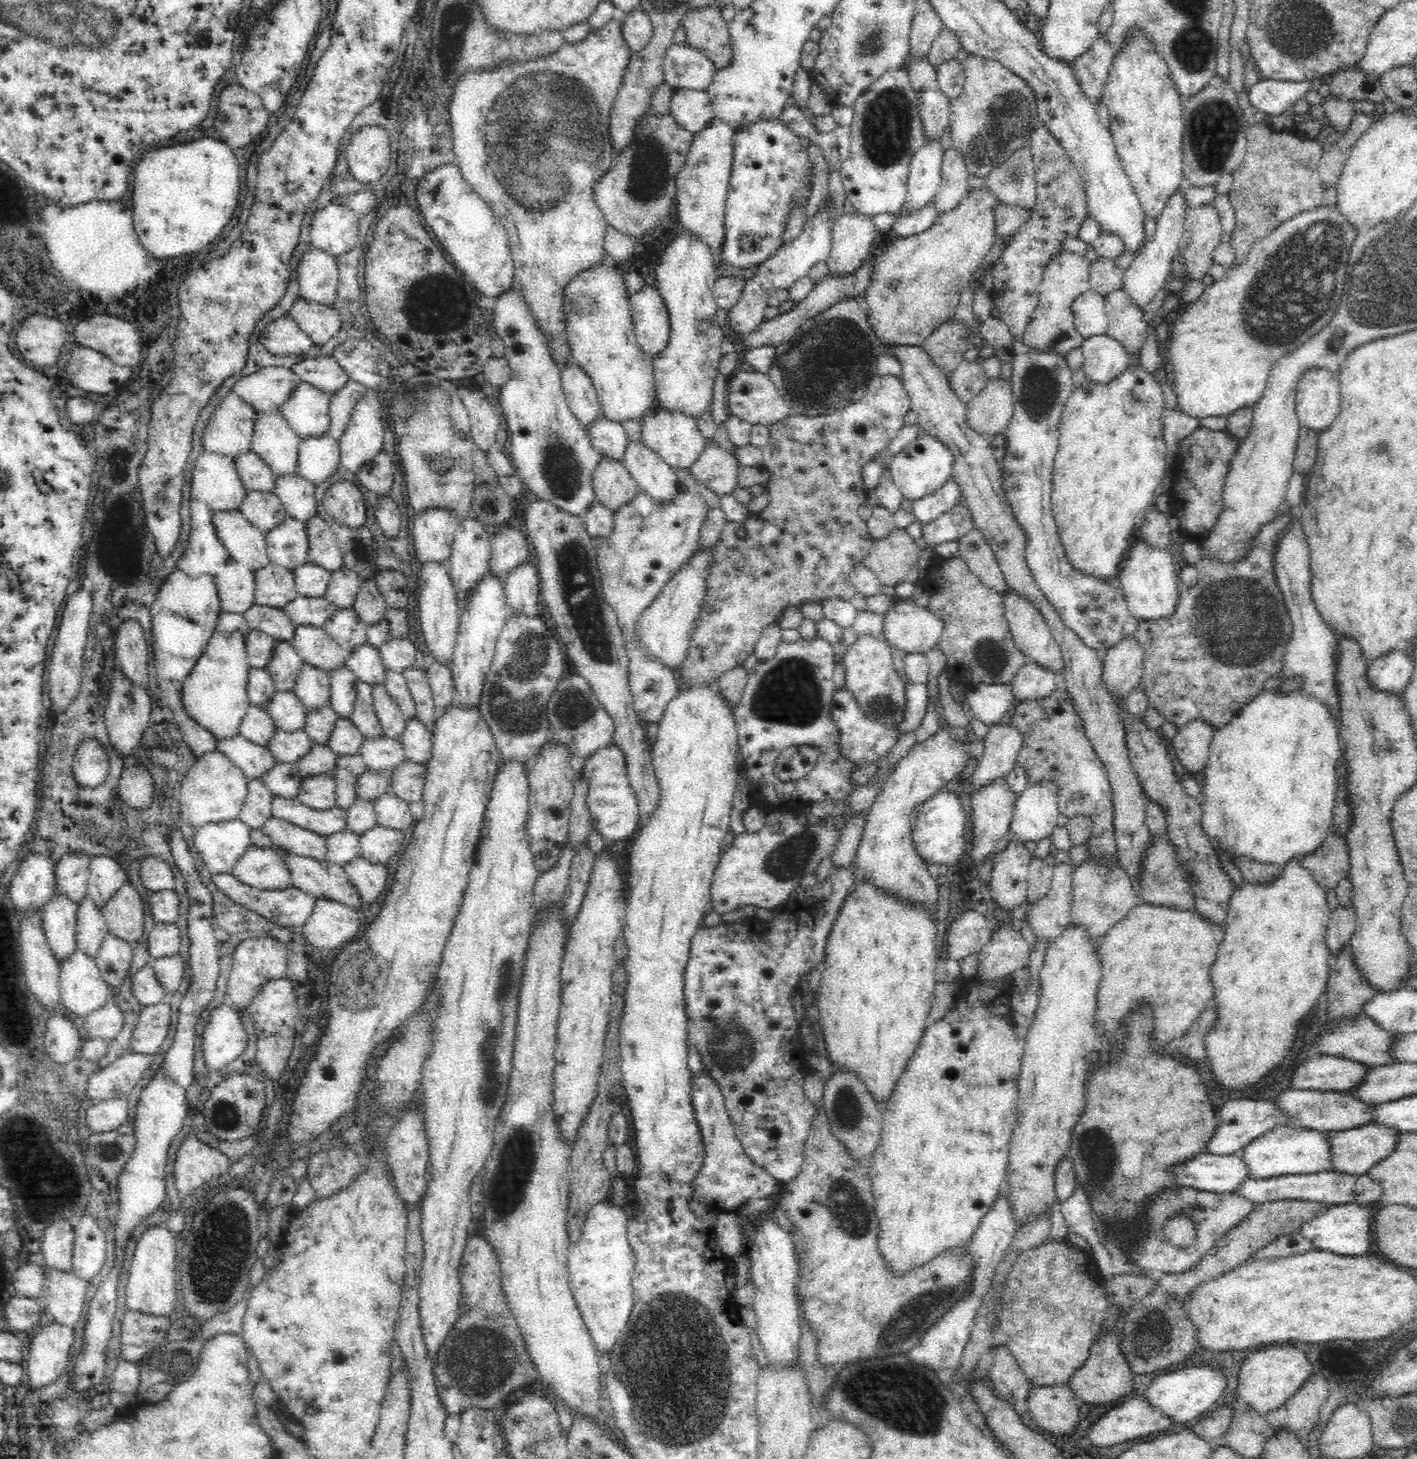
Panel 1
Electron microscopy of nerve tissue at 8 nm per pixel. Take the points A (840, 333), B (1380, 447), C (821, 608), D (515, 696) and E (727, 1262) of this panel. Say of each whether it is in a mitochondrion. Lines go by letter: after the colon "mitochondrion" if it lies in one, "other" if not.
A: mitochondrion
B: mitochondrion
C: other
D: mitochondrion
E: other

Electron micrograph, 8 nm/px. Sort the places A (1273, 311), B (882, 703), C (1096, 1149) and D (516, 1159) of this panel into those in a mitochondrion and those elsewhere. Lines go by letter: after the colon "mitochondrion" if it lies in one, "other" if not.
A: mitochondrion
B: mitochondrion
C: mitochondrion
D: mitochondrion

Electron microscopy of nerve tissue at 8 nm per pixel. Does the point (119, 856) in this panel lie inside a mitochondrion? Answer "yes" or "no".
no

